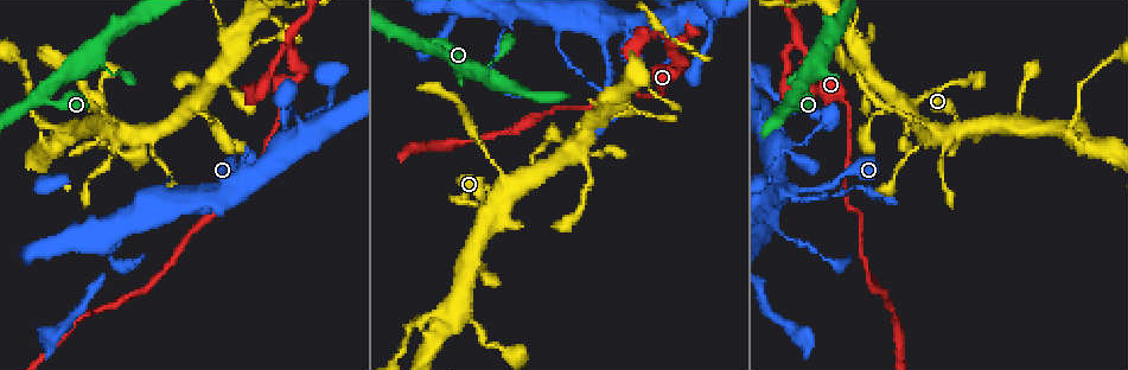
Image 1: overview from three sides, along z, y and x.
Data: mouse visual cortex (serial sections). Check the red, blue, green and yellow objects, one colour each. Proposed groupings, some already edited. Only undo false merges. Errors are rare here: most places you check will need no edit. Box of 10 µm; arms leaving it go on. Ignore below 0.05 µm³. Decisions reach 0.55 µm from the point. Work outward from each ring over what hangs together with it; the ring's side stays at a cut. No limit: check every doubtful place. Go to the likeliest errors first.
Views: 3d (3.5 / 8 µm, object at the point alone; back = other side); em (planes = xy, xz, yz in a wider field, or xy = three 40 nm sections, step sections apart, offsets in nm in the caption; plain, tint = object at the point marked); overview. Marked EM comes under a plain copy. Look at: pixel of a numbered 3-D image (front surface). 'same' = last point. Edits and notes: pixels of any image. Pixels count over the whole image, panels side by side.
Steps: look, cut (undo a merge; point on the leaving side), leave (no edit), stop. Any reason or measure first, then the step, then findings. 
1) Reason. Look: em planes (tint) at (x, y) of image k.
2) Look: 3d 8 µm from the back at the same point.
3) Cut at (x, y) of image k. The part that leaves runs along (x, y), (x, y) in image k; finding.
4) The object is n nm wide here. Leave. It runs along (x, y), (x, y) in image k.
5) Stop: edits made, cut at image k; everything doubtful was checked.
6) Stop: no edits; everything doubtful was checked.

Three-way junction. Look: 3d 3.5 µm at (121, 125) of image 1.

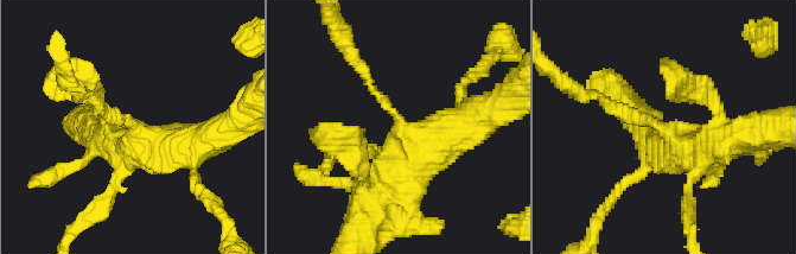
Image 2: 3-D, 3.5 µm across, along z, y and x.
Leave. It runs along (719, 144), (688, 144), (606, 101) in image 2; one cell here.

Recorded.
Look: 3d 3.5 µm at (36, 101) of image 1.

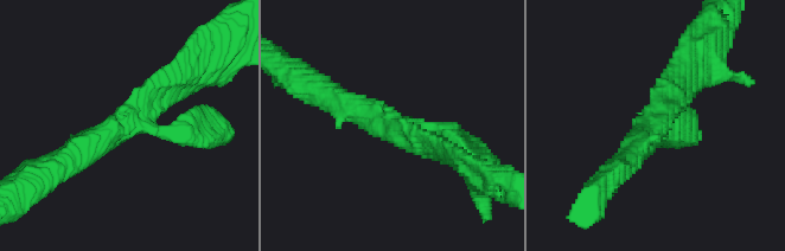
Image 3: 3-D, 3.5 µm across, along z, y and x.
Need the tissue. Look: em xy step 1 (tint) at (653, 124) of image 3.

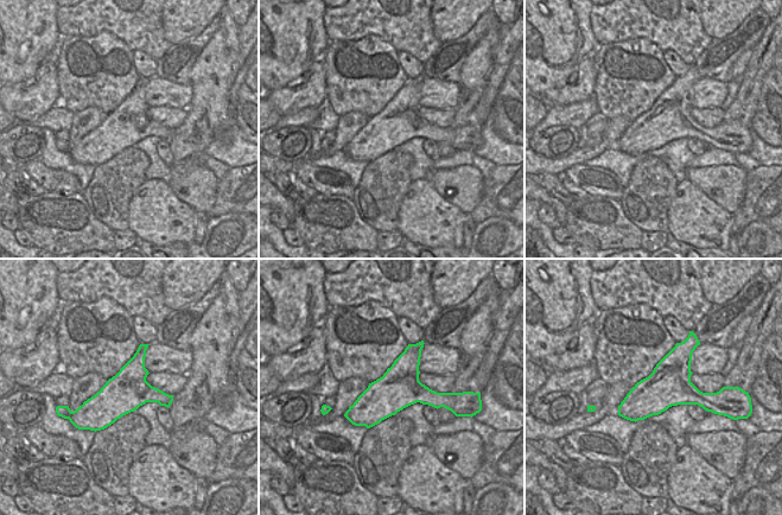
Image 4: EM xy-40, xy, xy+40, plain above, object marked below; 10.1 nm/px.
Another direction. Look: em xy step 2 (tint) at the same point.

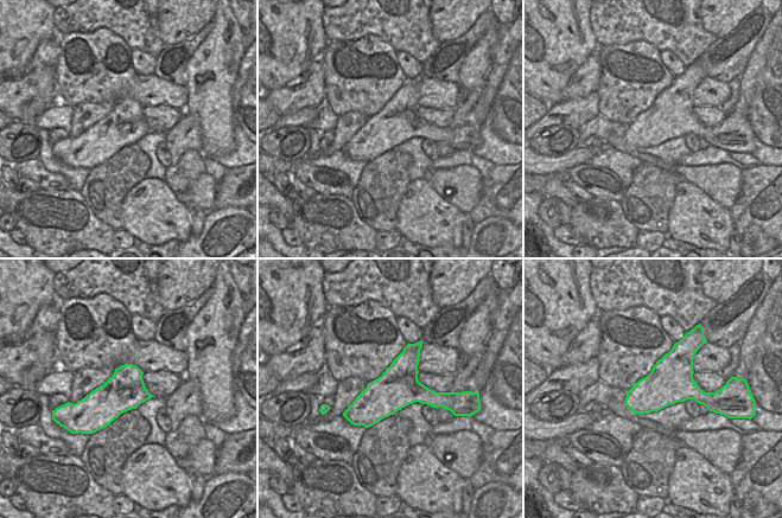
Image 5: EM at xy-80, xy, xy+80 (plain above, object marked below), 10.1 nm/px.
The object is 420 nm wide here. Leave. It runs along (459, 142), (324, 94) in image 3; all the same cell.

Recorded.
Calibre changes. Look: 3d 8 µm at (1075, 123) of image 1.

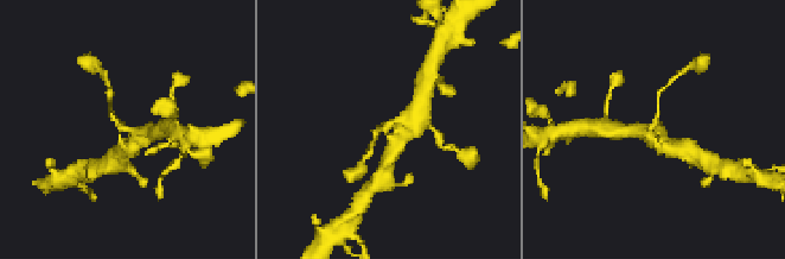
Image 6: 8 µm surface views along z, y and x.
The arms are 100, 500 nm wide; shape alone is not enough. Look: em xy step 5 (tint) at the same point.

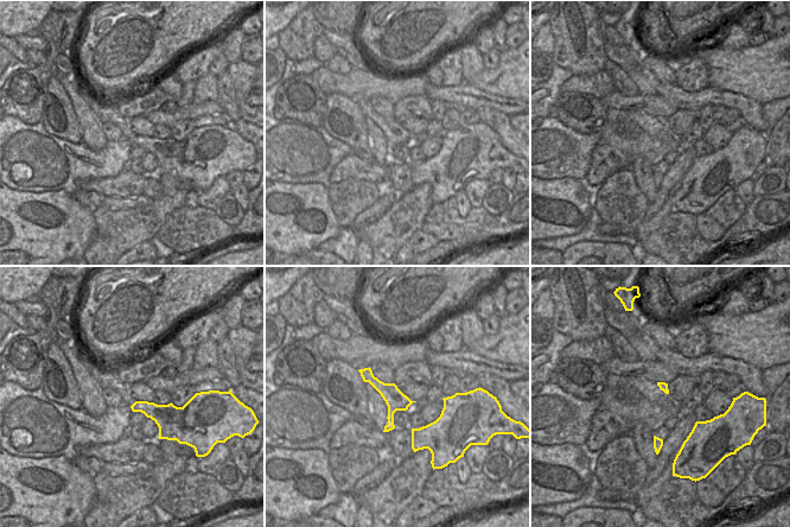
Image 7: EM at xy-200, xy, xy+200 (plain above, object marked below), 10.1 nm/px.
Leave. Continuous, no second cell.

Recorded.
Stop: no edits; everything doubtful was checked.

